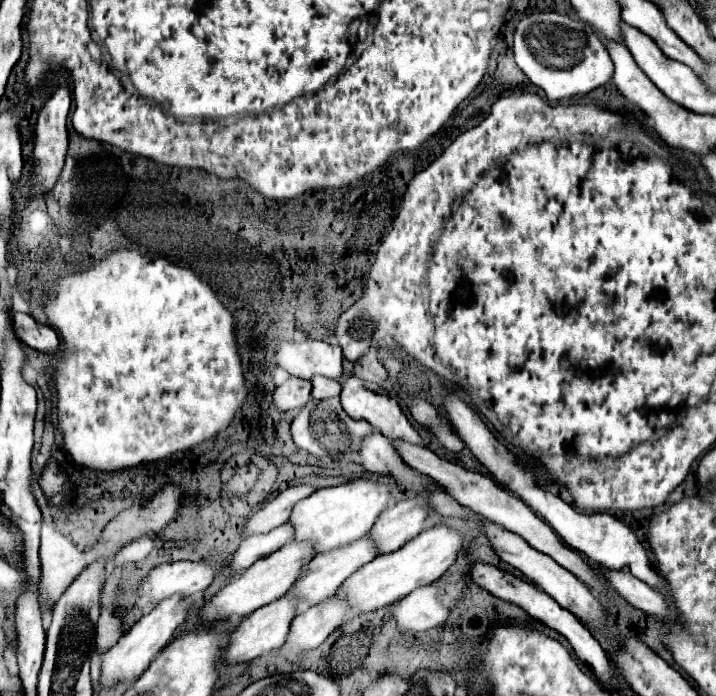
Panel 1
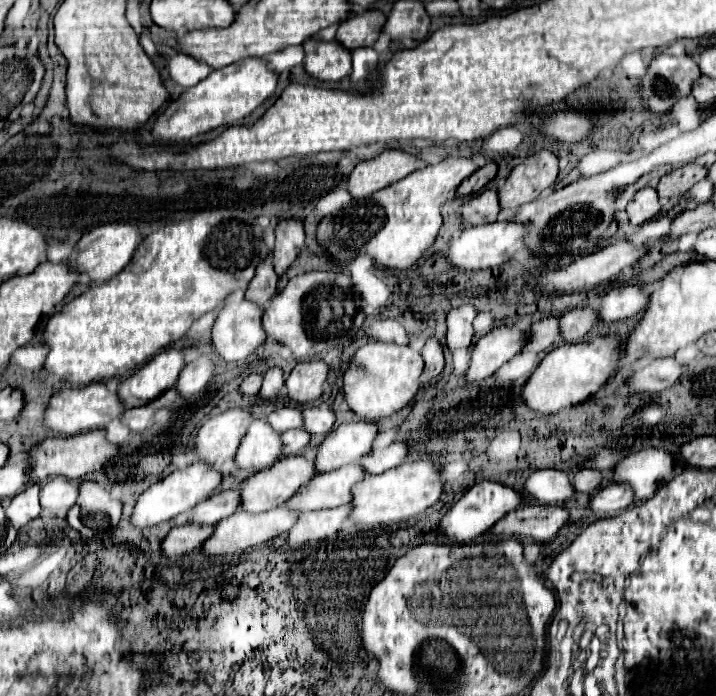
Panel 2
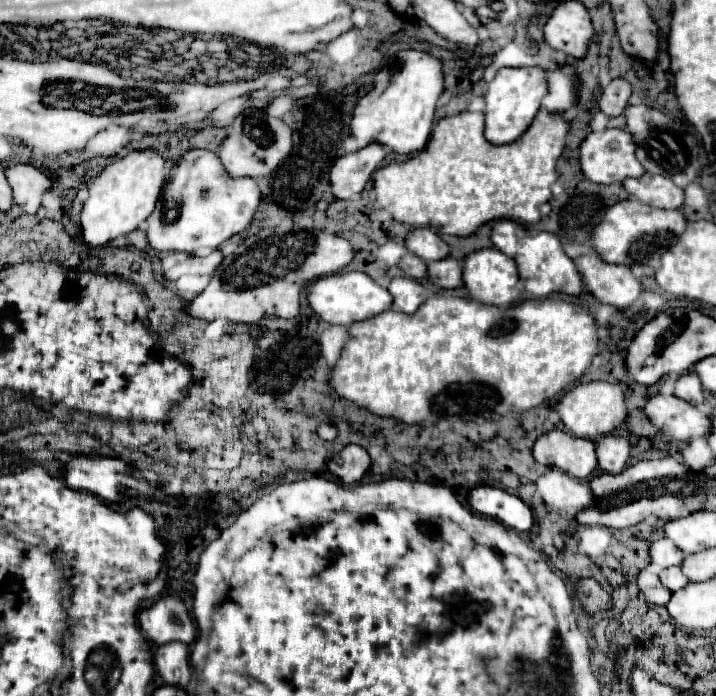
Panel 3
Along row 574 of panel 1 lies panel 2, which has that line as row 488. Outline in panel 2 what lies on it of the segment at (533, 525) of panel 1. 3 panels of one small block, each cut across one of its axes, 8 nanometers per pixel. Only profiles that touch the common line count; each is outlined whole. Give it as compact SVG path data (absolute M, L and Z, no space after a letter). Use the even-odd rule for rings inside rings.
M580 470L574 476L572 486L576 488L576 492L592 492L594 488L598 488L600 482L602 482L602 474L598 470Z

